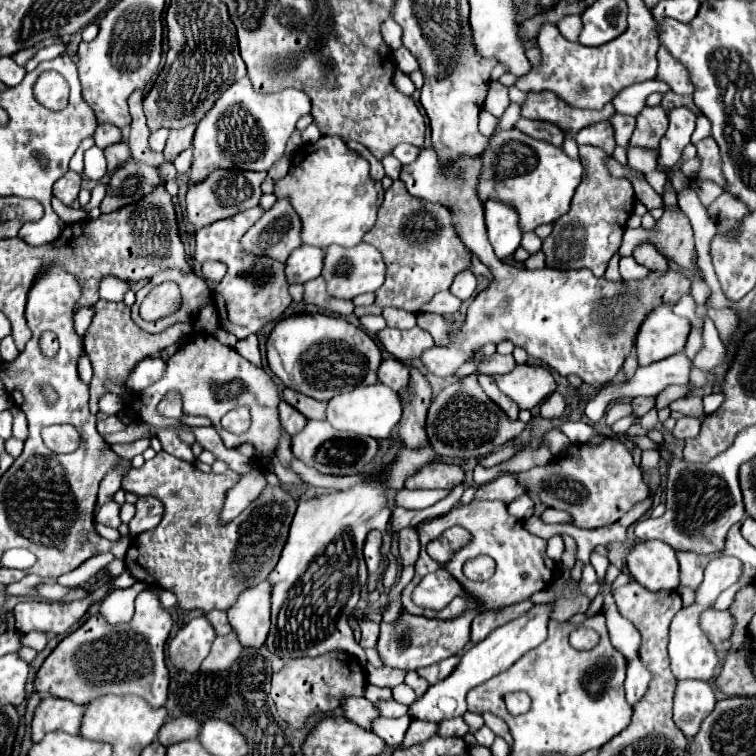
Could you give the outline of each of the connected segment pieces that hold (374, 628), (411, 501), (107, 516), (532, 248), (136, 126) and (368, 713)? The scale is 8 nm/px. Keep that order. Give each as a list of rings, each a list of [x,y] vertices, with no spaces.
[[[367,618],[357,620],[361,629],[361,640],[359,644],[364,648],[373,648],[377,644],[380,626],[378,623],[368,620]]]
[[[402,489],[396,497],[396,505],[406,507],[406,509],[424,509],[424,507],[430,507],[448,495],[450,495],[450,491],[446,491],[446,489],[430,489],[430,491]]]
[[[114,501],[106,503],[104,507],[100,507],[100,509],[96,511],[96,523],[106,525],[106,527],[112,527],[112,529],[118,529],[118,527],[122,525],[118,511],[120,511],[120,505],[116,505]]]
[[[528,231],[528,233],[524,233],[524,237],[522,237],[522,247],[524,247],[528,253],[536,253],[536,251],[542,249],[542,239],[540,239],[534,231]]]
[[[136,89],[130,99],[128,99],[128,105],[130,105],[130,115],[132,115],[132,131],[130,131],[130,151],[132,151],[132,161],[124,163],[122,167],[118,167],[110,179],[106,181],[106,197],[102,199],[100,203],[100,211],[102,213],[112,213],[128,203],[136,203],[140,199],[144,199],[146,195],[150,195],[156,187],[160,187],[164,183],[164,177],[160,173],[160,165],[164,165],[164,155],[162,153],[154,153],[148,145],[148,137],[150,137],[150,129],[146,125],[146,117],[142,113],[142,97],[144,97],[144,91],[142,89]]]
[[[348,697],[342,705],[342,717],[370,733],[372,723],[380,717],[380,711],[366,697]]]

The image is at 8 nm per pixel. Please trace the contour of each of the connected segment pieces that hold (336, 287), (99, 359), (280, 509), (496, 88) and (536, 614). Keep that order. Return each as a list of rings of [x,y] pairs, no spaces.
[[[368,243],[342,247],[340,259],[324,259],[322,277],[328,283],[328,293],[340,299],[376,291],[382,285],[384,261],[382,255]]]
[[[100,299],[96,303],[96,315],[92,319],[92,325],[86,331],[86,355],[88,355],[94,371],[93,380],[89,385],[89,410],[92,413],[98,413],[96,399],[106,393],[106,389],[104,389],[106,377],[110,377],[118,383],[124,383],[126,375],[134,369],[134,365],[140,359],[144,359],[148,355],[154,355],[154,353],[162,351],[164,347],[180,341],[180,337],[188,335],[190,331],[192,331],[190,323],[176,323],[176,325],[168,327],[166,331],[162,331],[158,335],[152,335],[152,333],[140,329],[132,321],[130,307],[126,307],[124,303],[108,303],[108,301]]]
[[[166,451],[156,453],[154,459],[146,461],[140,469],[130,469],[130,473],[124,479],[124,491],[132,491],[136,495],[152,495],[164,503],[164,515],[162,521],[150,529],[134,537],[128,553],[126,553],[126,569],[138,579],[154,587],[162,587],[172,591],[178,597],[178,605],[182,609],[228,609],[232,603],[236,603],[240,591],[244,587],[252,587],[252,583],[264,581],[272,569],[276,567],[282,547],[288,539],[290,521],[296,511],[296,501],[292,495],[278,487],[278,485],[266,485],[266,489],[232,521],[222,523],[220,513],[226,501],[228,489],[232,489],[240,481],[240,475],[236,471],[226,471],[224,475],[214,473],[202,473],[194,465],[180,461]]]
[[[490,81],[488,97],[484,101],[484,109],[490,111],[494,117],[500,117],[506,111],[508,105],[510,105],[510,101],[508,101],[508,87],[504,87],[500,81]]]
[[[554,601],[534,605],[528,613],[520,615],[518,619],[508,621],[506,625],[498,627],[496,631],[492,631],[484,641],[480,641],[474,647],[470,647],[462,655],[460,667],[456,667],[456,671],[448,679],[444,679],[444,683],[436,683],[436,685],[428,687],[428,691],[410,705],[410,717],[428,719],[428,721],[434,721],[434,723],[440,723],[444,719],[462,717],[466,713],[466,693],[472,687],[476,687],[476,685],[492,679],[494,675],[506,671],[524,653],[528,653],[534,647],[538,647],[548,637],[548,621],[550,621],[552,611],[554,611]]]

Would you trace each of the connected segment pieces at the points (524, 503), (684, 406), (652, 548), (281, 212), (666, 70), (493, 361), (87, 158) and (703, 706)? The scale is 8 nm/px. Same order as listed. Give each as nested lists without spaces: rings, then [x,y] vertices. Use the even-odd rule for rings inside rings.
[[[522,495],[520,499],[514,499],[510,505],[508,505],[508,513],[518,517],[518,519],[528,519],[532,515],[532,509],[534,509],[534,503],[530,501],[528,495]]]
[[[688,395],[684,399],[672,401],[670,409],[672,411],[680,411],[680,413],[684,413],[688,417],[700,417],[704,413],[704,409],[702,409],[702,397],[698,397],[698,395]]]
[[[662,541],[636,543],[632,553],[626,557],[632,577],[650,591],[678,589],[680,565],[676,551]]]
[[[278,199],[244,237],[244,249],[286,261],[302,245],[302,221],[288,199]]]
[[[660,47],[658,51],[658,77],[660,81],[666,81],[670,85],[670,89],[678,95],[692,95],[694,87],[688,79],[688,71],[684,71],[684,67],[680,67],[680,63],[676,63],[672,59],[672,55],[668,55],[668,51],[664,51],[664,47]]]
[[[492,355],[490,359],[484,359],[478,367],[480,373],[488,373],[488,375],[496,375],[496,373],[510,373],[516,367],[516,361],[512,355]]]
[[[92,147],[84,153],[84,175],[96,181],[106,177],[106,157],[102,149]]]
[[[678,681],[674,695],[674,723],[692,739],[716,705],[716,689],[708,681]]]

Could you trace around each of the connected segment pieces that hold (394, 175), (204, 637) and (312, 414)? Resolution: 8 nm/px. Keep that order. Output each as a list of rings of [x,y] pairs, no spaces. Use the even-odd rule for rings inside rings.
[[[384,155],[384,157],[382,157],[382,165],[384,165],[384,171],[386,171],[386,175],[388,175],[390,179],[398,179],[402,165],[394,155]]]
[[[196,617],[188,621],[178,635],[170,641],[170,663],[176,669],[198,671],[204,657],[210,653],[210,647],[216,639],[216,631],[208,619]]]
[[[284,389],[284,401],[296,407],[306,419],[324,419],[326,417],[326,407],[328,407],[326,401],[316,401],[292,389]]]

